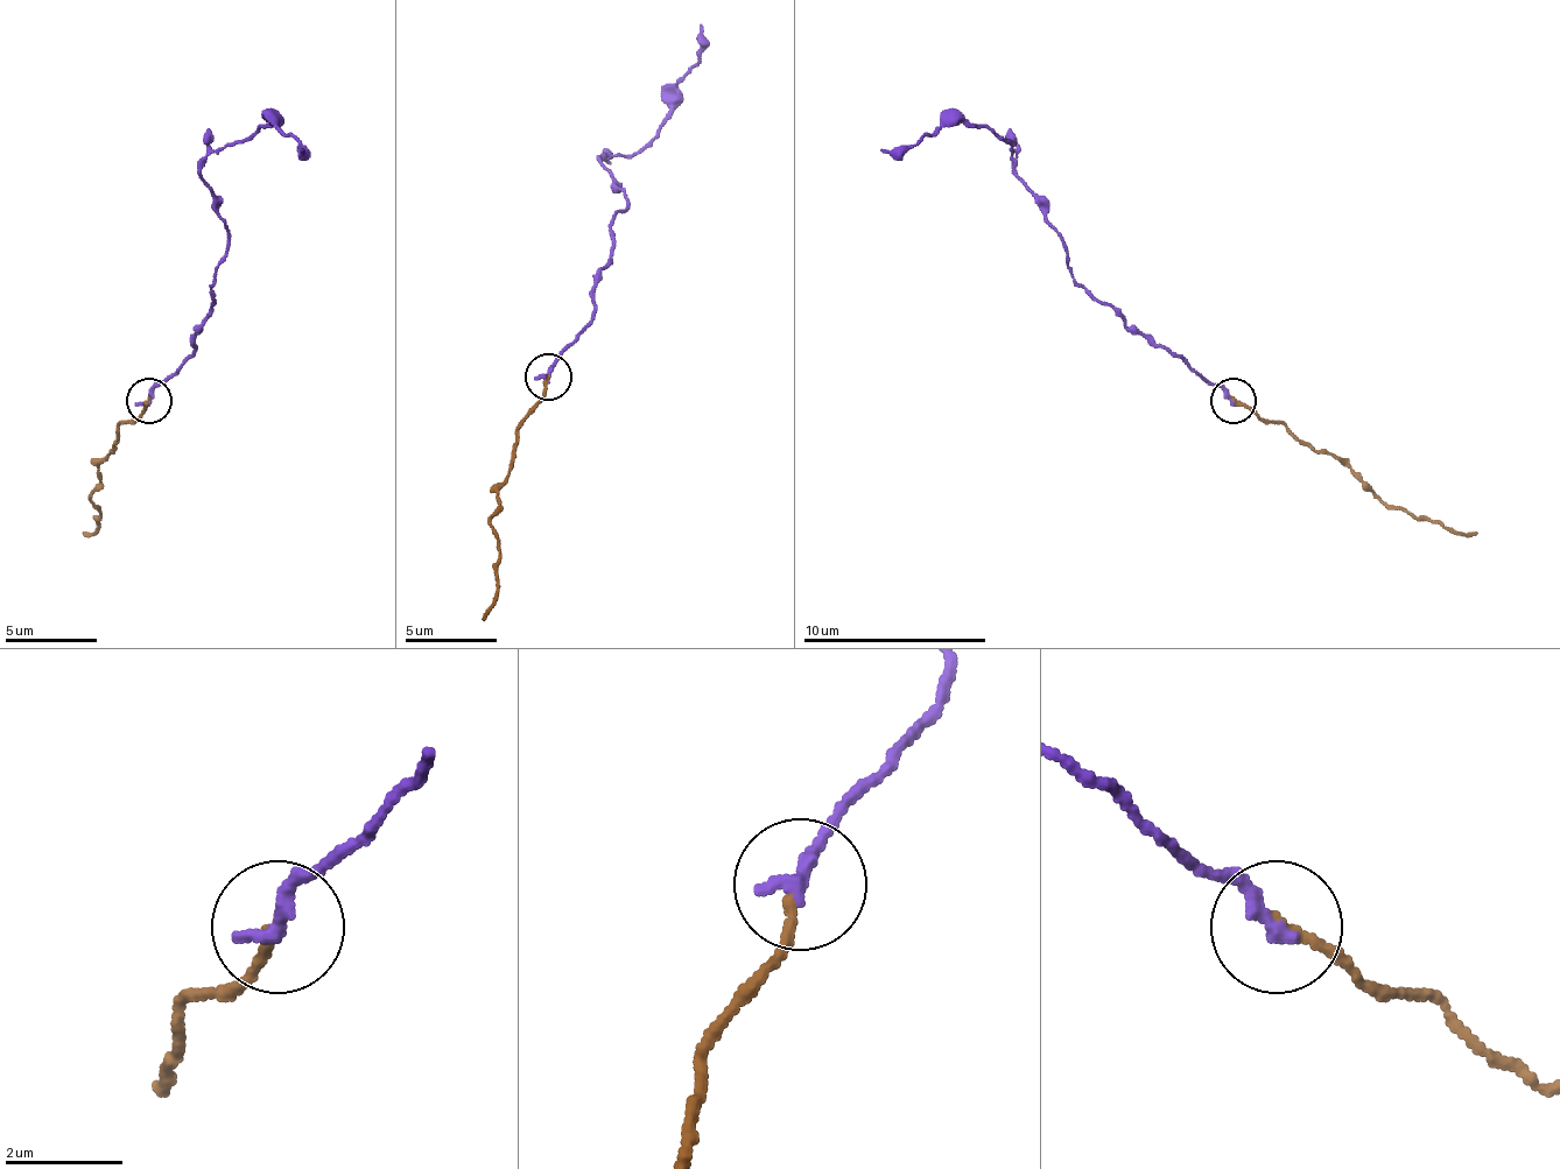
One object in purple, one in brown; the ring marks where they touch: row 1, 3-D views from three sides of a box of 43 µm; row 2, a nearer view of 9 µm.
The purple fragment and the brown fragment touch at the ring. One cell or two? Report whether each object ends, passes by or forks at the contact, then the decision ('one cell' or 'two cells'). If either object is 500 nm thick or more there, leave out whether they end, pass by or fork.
purple ends | brown ends | one cell

